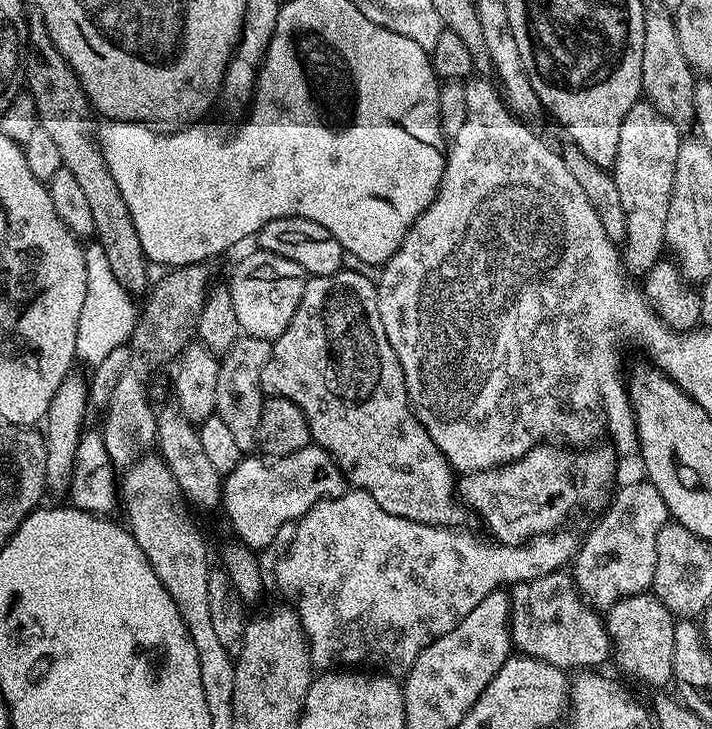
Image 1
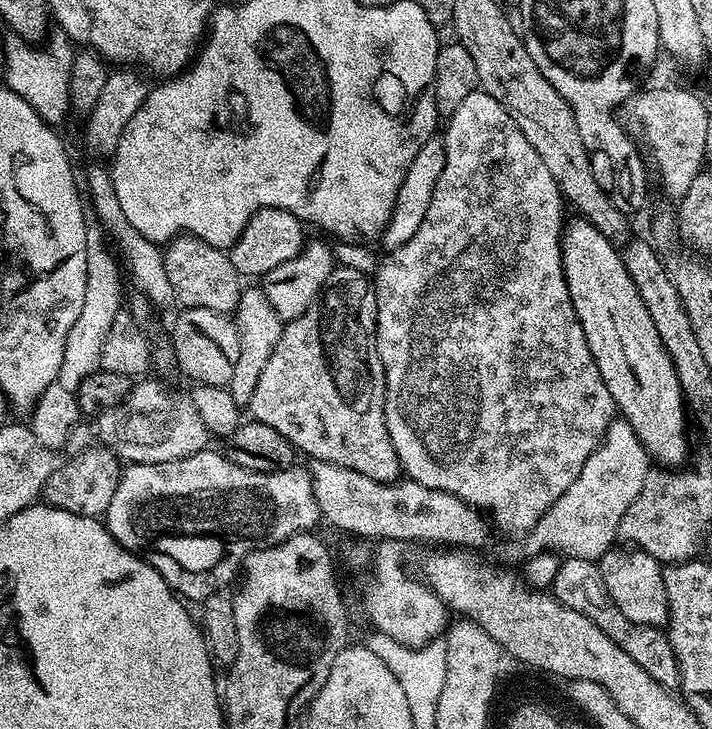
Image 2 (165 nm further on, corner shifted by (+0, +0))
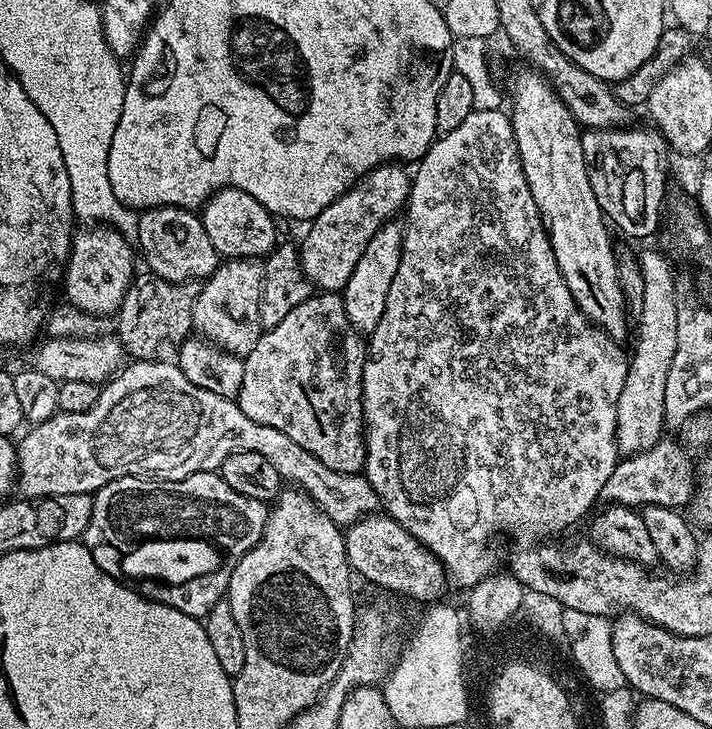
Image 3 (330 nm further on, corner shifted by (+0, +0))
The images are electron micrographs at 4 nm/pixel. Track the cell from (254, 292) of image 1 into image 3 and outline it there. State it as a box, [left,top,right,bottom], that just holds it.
[298,162,412,291]

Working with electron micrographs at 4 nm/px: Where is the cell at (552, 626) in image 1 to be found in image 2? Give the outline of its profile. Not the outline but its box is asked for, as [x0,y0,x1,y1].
[550,556,680,690]

